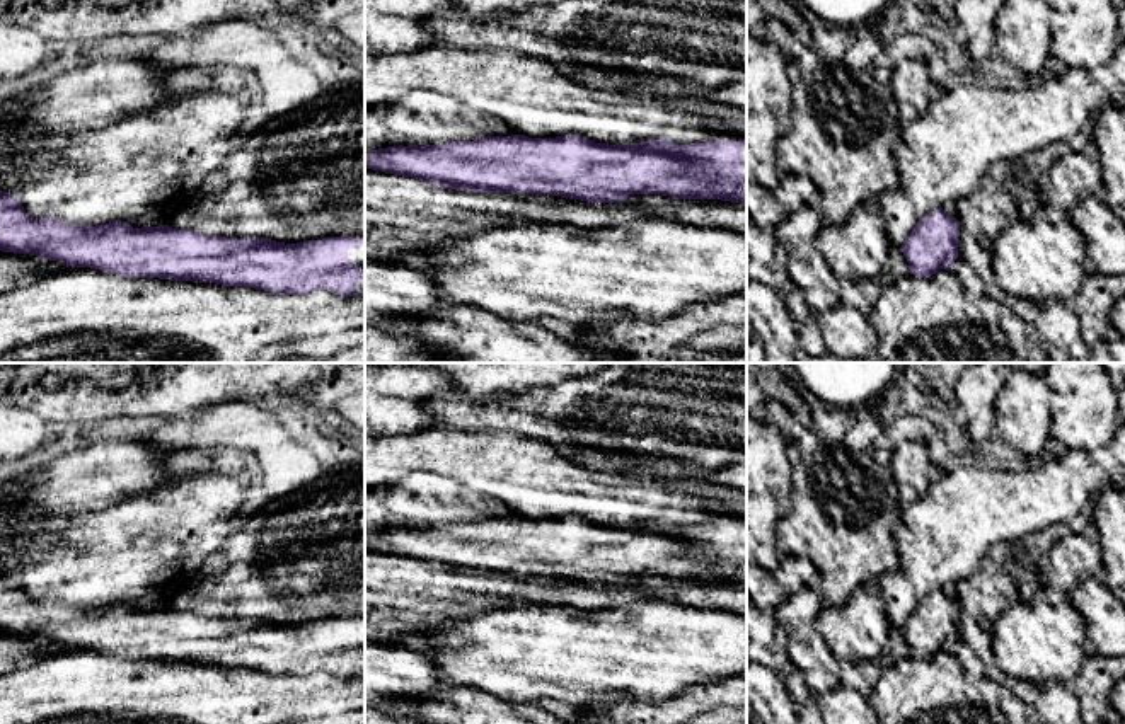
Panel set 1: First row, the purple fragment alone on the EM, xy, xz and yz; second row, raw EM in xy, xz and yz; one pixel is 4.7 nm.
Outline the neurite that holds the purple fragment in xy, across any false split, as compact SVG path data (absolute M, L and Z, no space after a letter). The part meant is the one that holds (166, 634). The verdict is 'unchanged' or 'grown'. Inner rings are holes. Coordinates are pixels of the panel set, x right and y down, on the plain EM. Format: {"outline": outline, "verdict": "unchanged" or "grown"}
{"outline": "M0 572L0 632L128 659L216 664L276 676L317 671L365 676L365 617L285 625L213 618L169 606L70 606L53 598L31 600L5 572Z", "verdict": "grown"}

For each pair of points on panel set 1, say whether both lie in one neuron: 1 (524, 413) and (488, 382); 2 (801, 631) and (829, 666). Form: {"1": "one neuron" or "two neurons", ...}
{"1": "two neurons", "2": "one neuron"}

